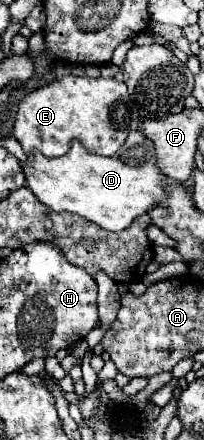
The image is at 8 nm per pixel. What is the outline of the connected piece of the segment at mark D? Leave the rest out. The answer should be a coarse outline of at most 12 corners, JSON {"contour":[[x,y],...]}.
{"contour":[[153,143],[21,163],[51,211],[119,233],[165,199]]}

